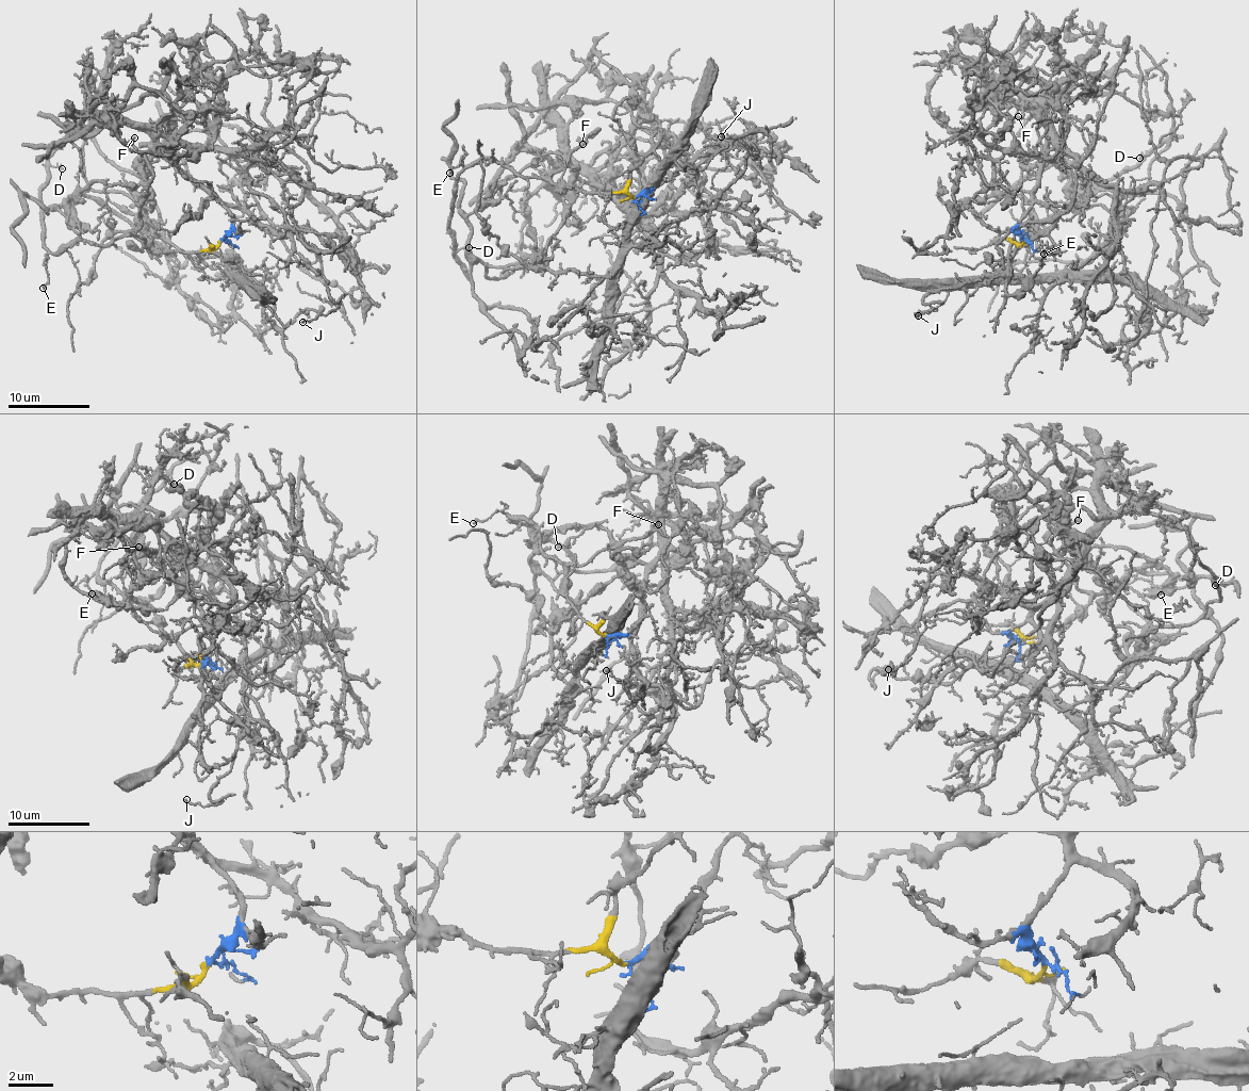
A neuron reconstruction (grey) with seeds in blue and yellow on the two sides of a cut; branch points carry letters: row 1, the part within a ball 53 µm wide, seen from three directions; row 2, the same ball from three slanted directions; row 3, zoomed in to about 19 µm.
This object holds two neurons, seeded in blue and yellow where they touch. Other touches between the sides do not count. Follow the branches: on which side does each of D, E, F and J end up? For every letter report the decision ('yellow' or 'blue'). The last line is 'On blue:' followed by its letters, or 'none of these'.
D: yellow
E: yellow
F: yellow
J: blue
On blue: J

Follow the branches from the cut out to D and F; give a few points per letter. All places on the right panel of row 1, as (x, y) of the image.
D: (1023, 239), (1019, 245), (1032, 241), (1034, 211), (1040, 220), (1073, 209), (1138, 159)
F: (1023, 239), (1019, 245), (1026, 245), (1036, 222), (1021, 207), (1021, 198), (990, 153), (990, 147), (1018, 116)

